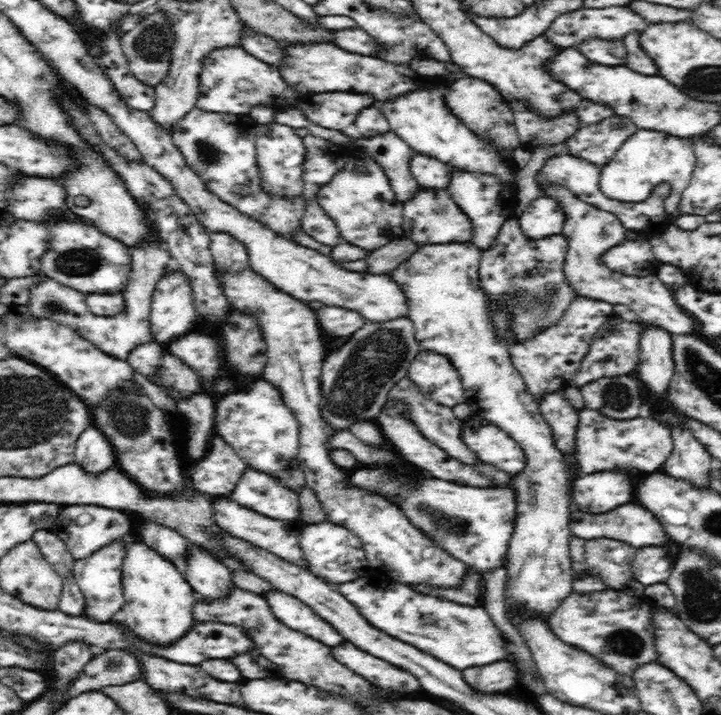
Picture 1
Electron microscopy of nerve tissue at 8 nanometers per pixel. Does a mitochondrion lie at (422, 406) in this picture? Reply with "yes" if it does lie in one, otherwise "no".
yes

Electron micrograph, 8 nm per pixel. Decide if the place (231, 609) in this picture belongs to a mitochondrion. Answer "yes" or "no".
yes

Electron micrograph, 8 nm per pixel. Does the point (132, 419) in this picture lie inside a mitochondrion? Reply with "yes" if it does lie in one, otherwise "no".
yes

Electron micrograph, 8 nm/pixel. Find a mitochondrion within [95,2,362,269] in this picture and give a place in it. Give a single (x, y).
(150, 44)

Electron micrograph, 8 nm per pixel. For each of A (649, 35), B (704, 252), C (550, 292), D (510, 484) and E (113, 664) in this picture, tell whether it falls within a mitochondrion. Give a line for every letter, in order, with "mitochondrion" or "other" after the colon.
A: other
B: other
C: mitochondrion
D: other
E: mitochondrion

